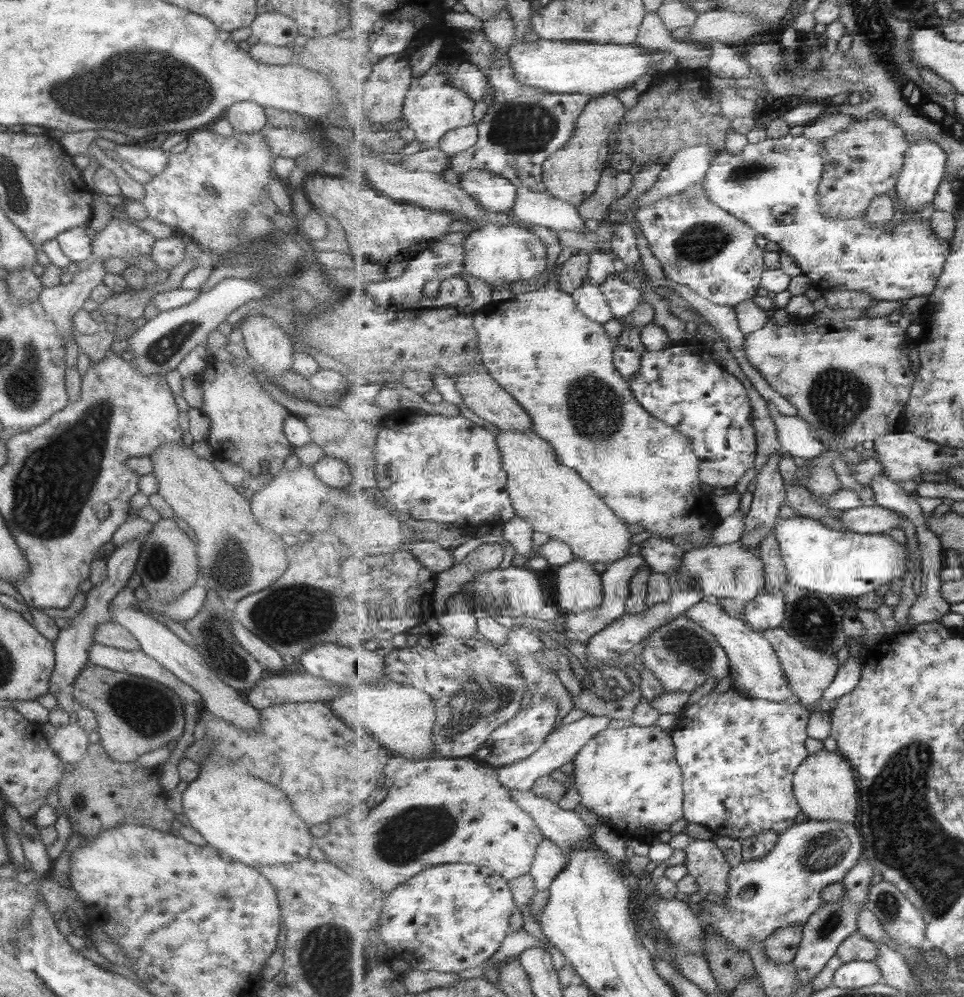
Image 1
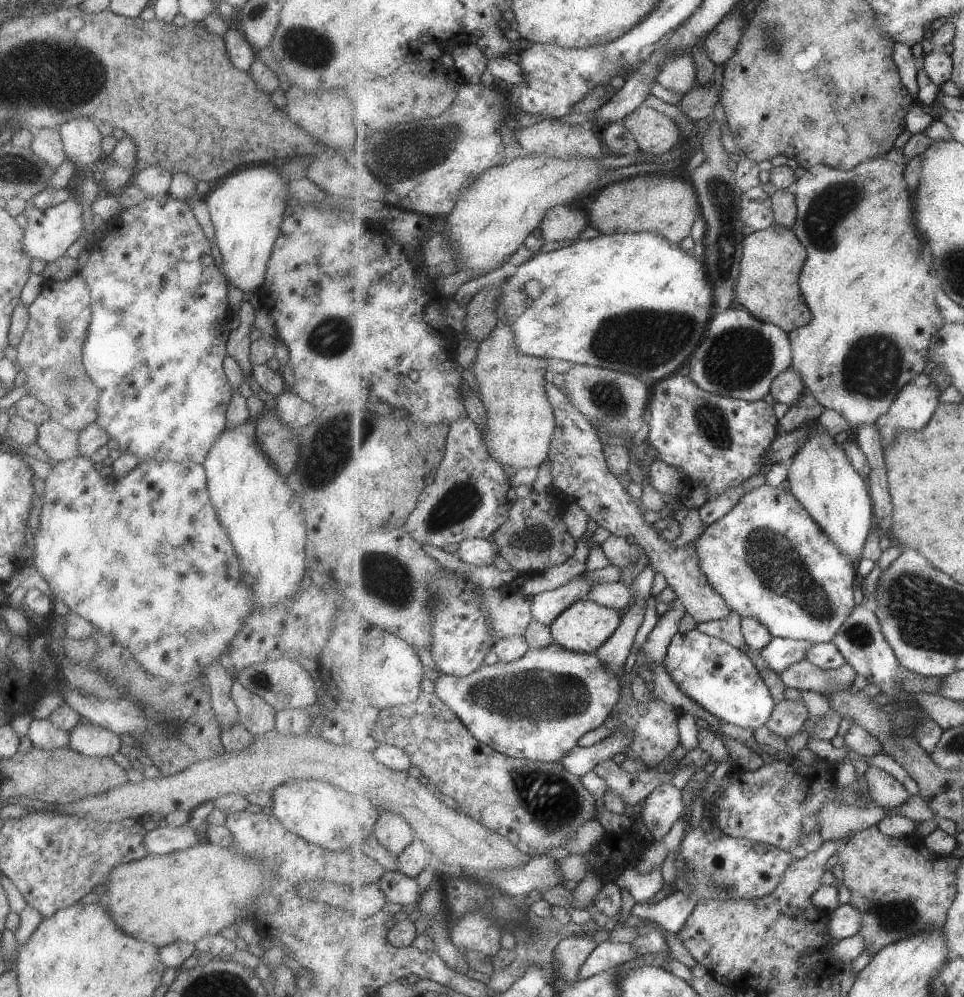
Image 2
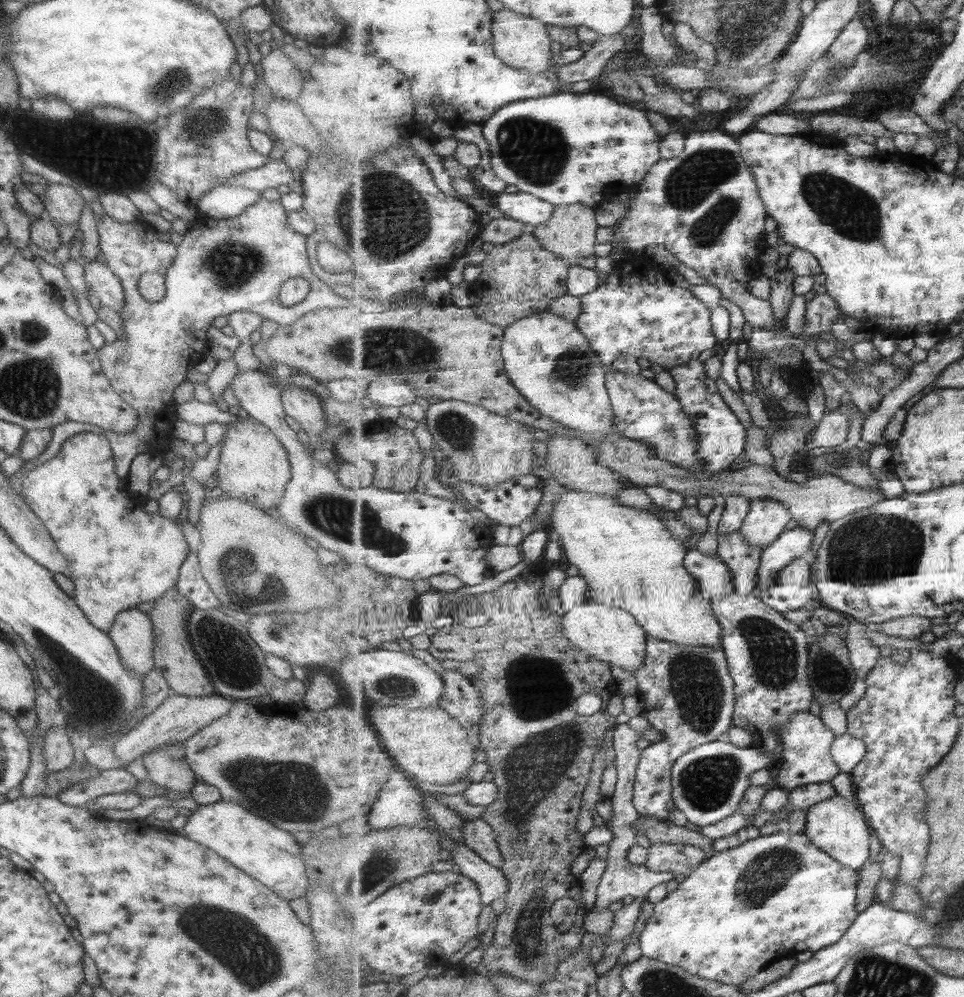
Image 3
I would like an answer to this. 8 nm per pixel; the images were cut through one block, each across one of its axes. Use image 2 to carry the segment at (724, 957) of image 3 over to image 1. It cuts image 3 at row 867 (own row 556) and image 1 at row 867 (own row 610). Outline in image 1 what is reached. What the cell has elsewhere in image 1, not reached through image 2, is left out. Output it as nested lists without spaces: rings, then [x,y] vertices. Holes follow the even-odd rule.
[[[809,819],[796,824],[781,834],[777,846],[766,858],[744,860],[739,866],[732,867],[730,872],[730,889],[726,902],[713,904],[709,900],[699,901],[702,910],[696,912],[708,928],[709,933],[719,933],[729,939],[739,950],[747,951],[753,943],[767,940],[777,929],[786,926],[803,925],[824,907],[821,893],[826,886],[843,882],[846,874],[859,863],[864,853],[864,841],[858,824],[841,824],[841,822],[817,822]]]

